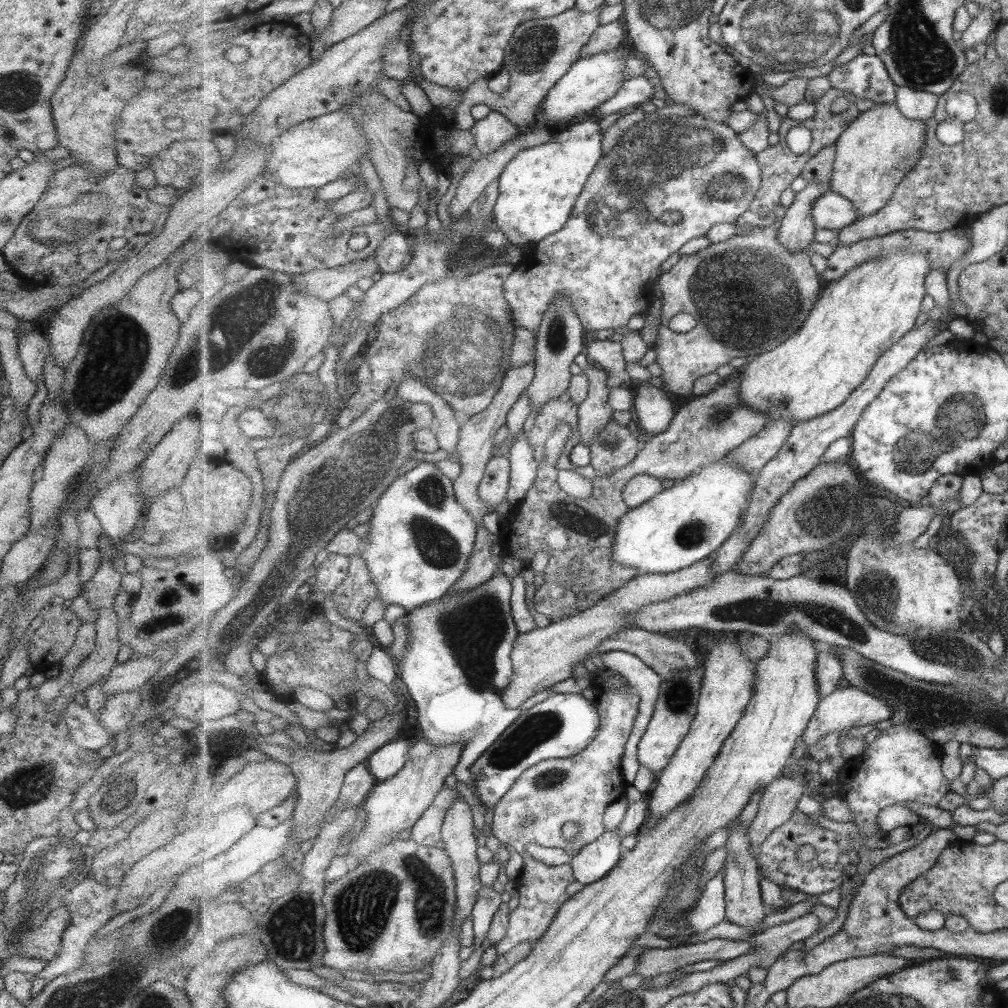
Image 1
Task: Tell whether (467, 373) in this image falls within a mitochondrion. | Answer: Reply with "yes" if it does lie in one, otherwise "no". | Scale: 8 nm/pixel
yes

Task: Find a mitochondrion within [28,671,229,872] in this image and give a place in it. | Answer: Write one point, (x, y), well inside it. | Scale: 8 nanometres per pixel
(118, 796)

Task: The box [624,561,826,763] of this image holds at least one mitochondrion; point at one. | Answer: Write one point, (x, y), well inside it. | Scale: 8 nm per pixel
(678, 697)

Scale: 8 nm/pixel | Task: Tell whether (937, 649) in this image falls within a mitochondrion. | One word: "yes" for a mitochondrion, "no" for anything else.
yes

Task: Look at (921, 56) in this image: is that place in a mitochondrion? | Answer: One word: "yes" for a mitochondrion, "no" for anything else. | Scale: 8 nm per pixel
yes

